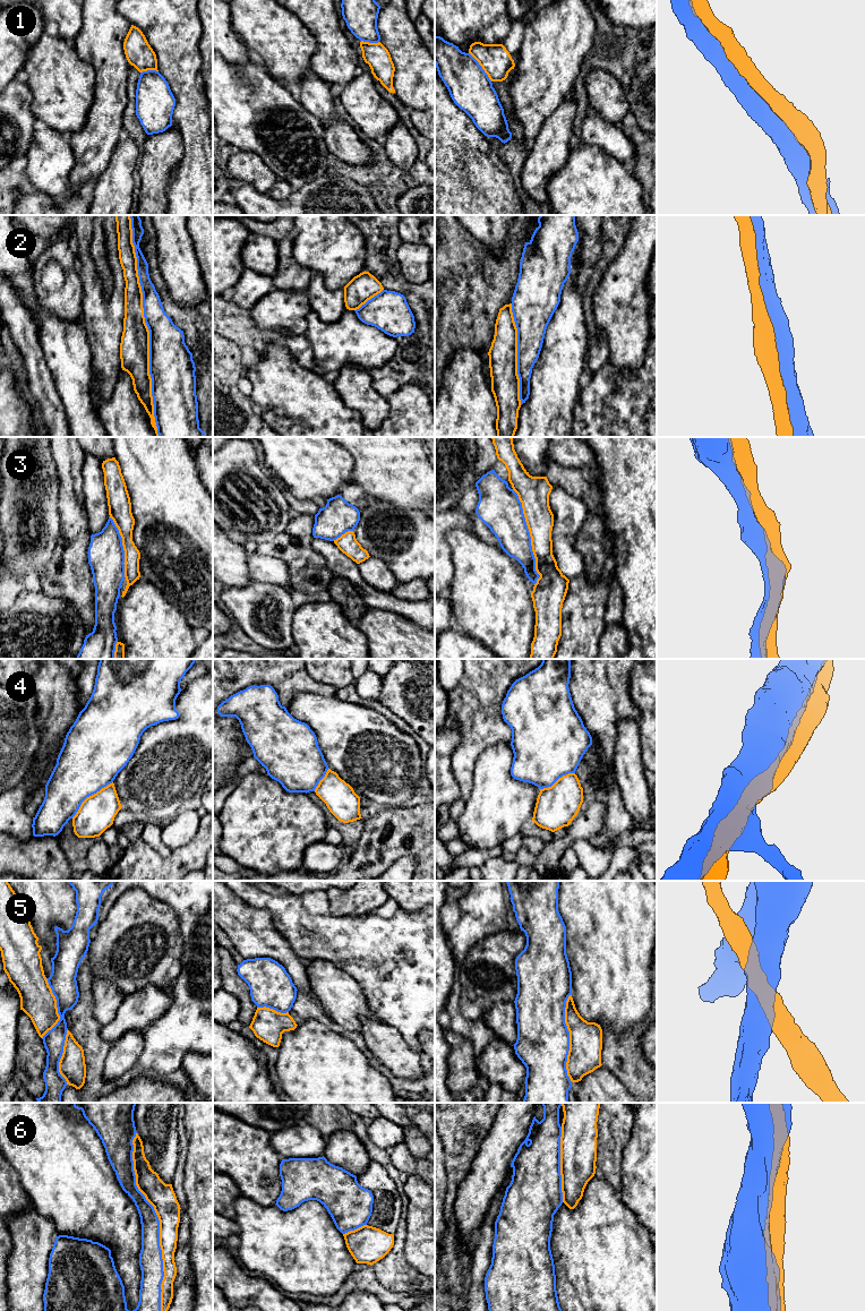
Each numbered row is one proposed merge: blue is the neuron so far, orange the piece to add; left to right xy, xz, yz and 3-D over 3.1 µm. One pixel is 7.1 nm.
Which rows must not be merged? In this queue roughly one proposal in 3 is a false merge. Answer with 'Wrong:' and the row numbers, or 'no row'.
Wrong: 4, 5

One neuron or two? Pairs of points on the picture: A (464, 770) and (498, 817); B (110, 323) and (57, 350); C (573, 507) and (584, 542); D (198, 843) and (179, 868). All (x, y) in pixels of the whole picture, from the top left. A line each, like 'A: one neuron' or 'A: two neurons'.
A: two neurons
B: two neurons
C: two neurons
D: one neuron

